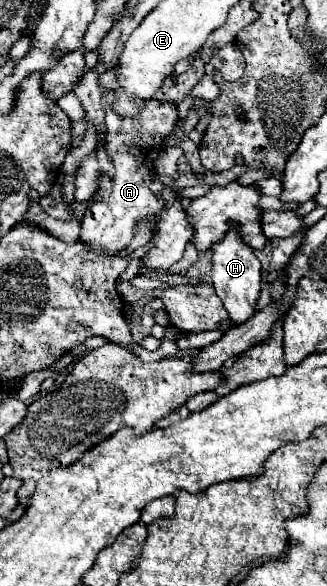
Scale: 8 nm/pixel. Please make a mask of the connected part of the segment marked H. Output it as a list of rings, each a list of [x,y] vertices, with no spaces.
[[[232,228],[224,236],[224,240],[212,246],[212,286],[220,296],[220,300],[224,302],[224,308],[228,310],[228,318],[234,326],[244,324],[254,316],[256,302],[262,290],[262,266],[254,256],[252,248],[240,240],[236,228]]]

